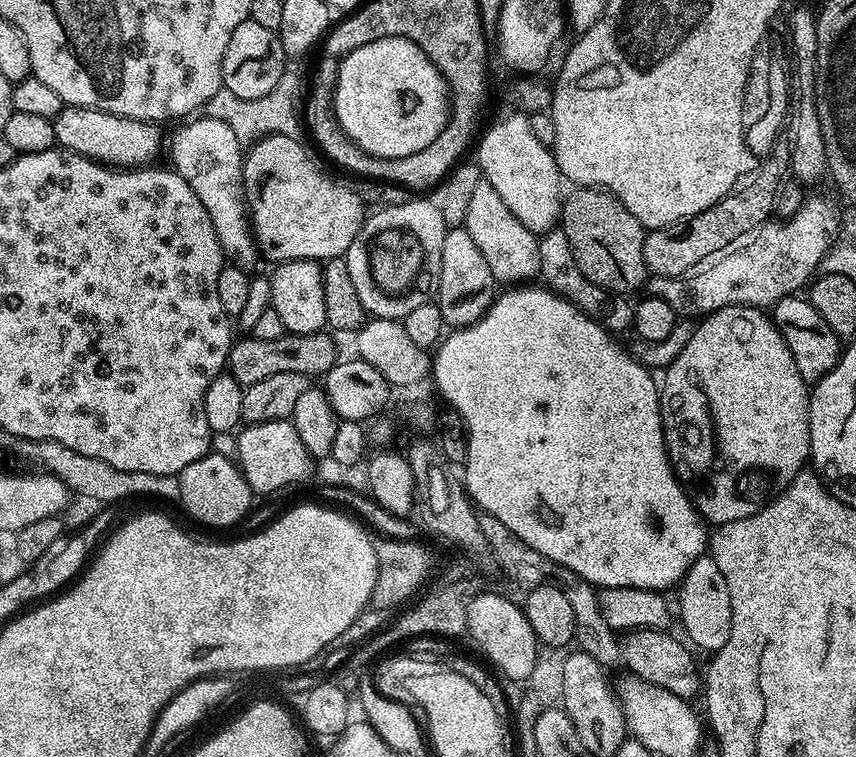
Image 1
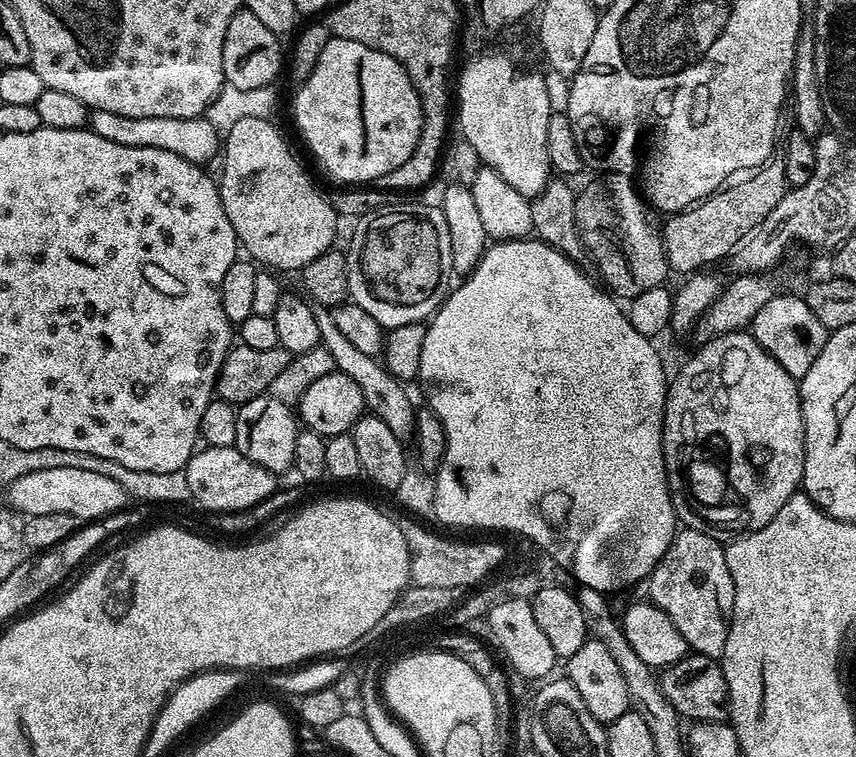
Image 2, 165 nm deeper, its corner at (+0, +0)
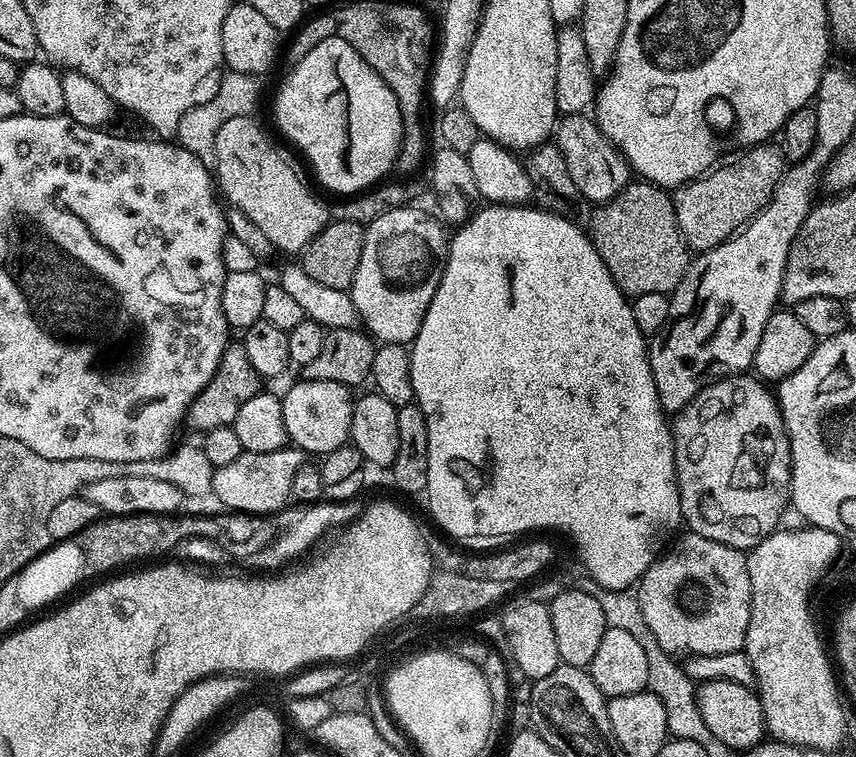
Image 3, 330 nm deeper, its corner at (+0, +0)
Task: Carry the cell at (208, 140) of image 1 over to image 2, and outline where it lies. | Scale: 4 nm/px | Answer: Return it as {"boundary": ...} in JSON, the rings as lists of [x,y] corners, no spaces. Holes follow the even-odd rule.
{"boundary":[[[95,110],[90,116],[90,131],[106,138],[106,142],[118,142],[118,146],[142,146],[143,148],[157,148],[170,150],[192,164],[207,165],[207,160],[217,159],[221,151],[222,136],[207,118],[187,120],[186,118],[126,118],[122,114],[110,114],[110,110]],[[205,132],[208,135],[208,149],[203,152],[200,148],[191,148],[196,136]]]}

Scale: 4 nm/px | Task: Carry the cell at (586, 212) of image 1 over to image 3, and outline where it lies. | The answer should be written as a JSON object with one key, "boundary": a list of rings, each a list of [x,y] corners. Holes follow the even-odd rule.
{"boundary":[[[630,182],[616,196],[603,201],[597,208],[600,209],[592,216],[590,239],[592,245],[598,250],[606,270],[610,270],[614,282],[625,296],[635,298],[651,292],[670,294],[684,281],[684,277],[689,275],[690,249],[680,235],[672,198],[665,189],[647,182]]]}

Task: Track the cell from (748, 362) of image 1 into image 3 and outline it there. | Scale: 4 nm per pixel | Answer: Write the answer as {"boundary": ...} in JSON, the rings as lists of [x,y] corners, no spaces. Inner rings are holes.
{"boundary":[[[728,374],[725,380],[716,380],[713,384],[705,383],[700,391],[689,400],[688,404],[675,413],[671,421],[672,441],[676,451],[676,485],[680,491],[680,514],[685,525],[689,524],[691,531],[702,538],[710,538],[714,542],[722,542],[731,548],[751,550],[761,544],[771,532],[781,527],[780,515],[790,504],[790,489],[792,487],[792,451],[788,441],[788,432],[784,429],[784,419],[775,395],[768,393],[769,385],[752,374]]]}

